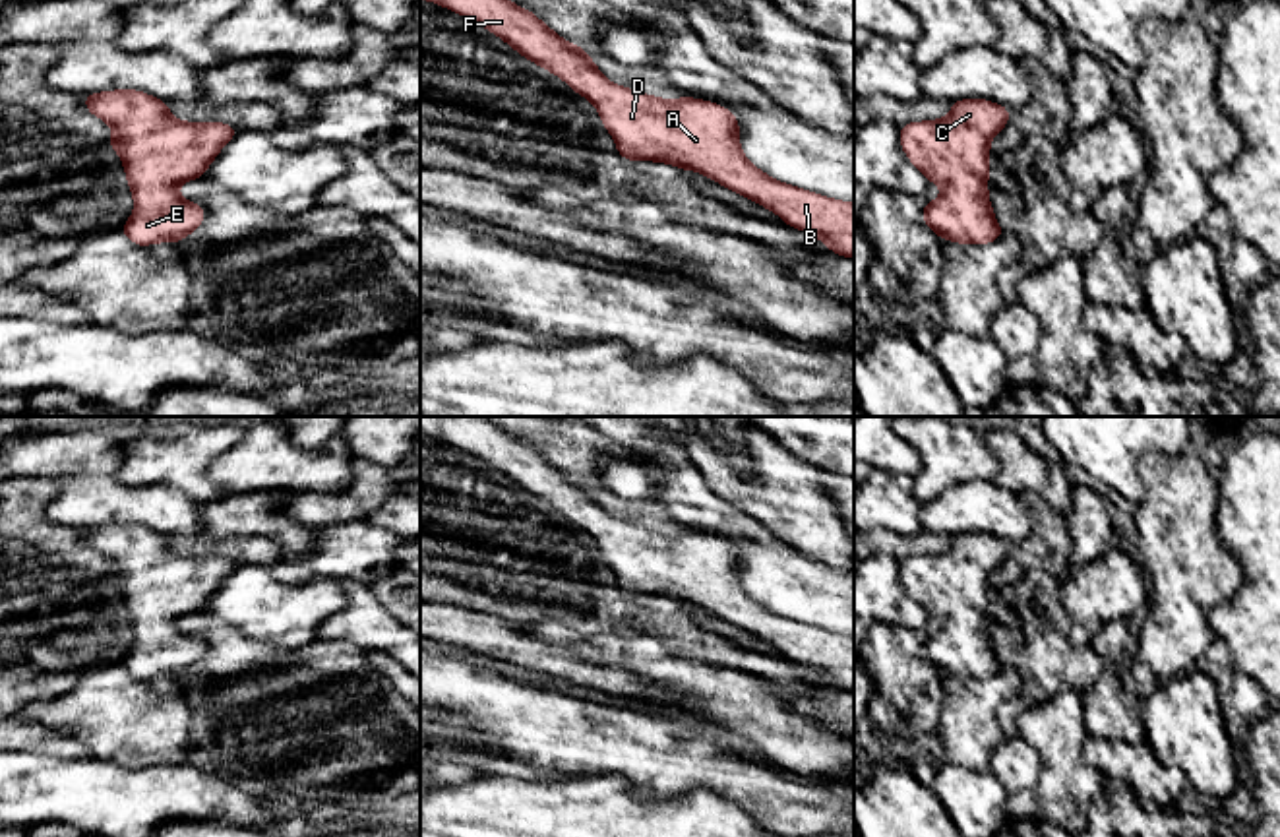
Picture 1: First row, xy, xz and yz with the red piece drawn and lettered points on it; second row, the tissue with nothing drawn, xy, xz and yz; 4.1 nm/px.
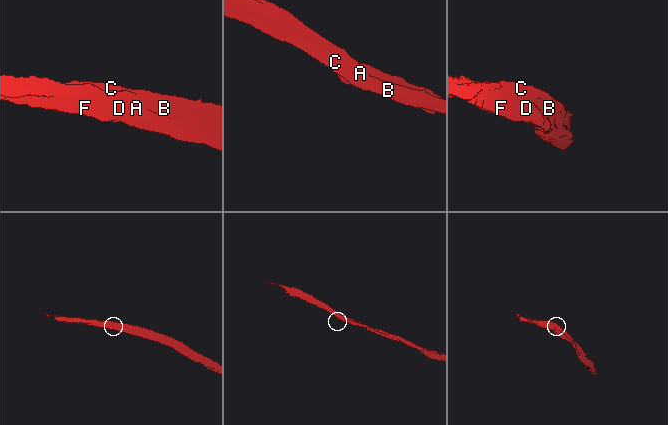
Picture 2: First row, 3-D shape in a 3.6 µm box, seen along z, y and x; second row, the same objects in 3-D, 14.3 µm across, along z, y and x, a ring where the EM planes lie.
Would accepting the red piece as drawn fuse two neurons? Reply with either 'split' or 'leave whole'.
leave whole

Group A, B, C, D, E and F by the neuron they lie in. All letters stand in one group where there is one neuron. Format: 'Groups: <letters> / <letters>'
Groups: A B C D E F

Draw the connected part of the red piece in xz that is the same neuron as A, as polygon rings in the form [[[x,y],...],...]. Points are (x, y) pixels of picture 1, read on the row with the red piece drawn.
[[[509,0],[430,2],[486,27],[591,101],[625,161],[699,170],[775,211],[792,229],[815,234],[835,254],[854,260],[854,203],[778,182],[751,165],[740,147],[740,122],[726,107],[693,97],[666,101],[610,83],[589,50],[567,43]]]

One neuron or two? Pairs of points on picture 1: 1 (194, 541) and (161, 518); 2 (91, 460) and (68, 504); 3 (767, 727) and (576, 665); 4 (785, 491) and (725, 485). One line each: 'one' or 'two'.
1: two
2: two
3: two
4: one

